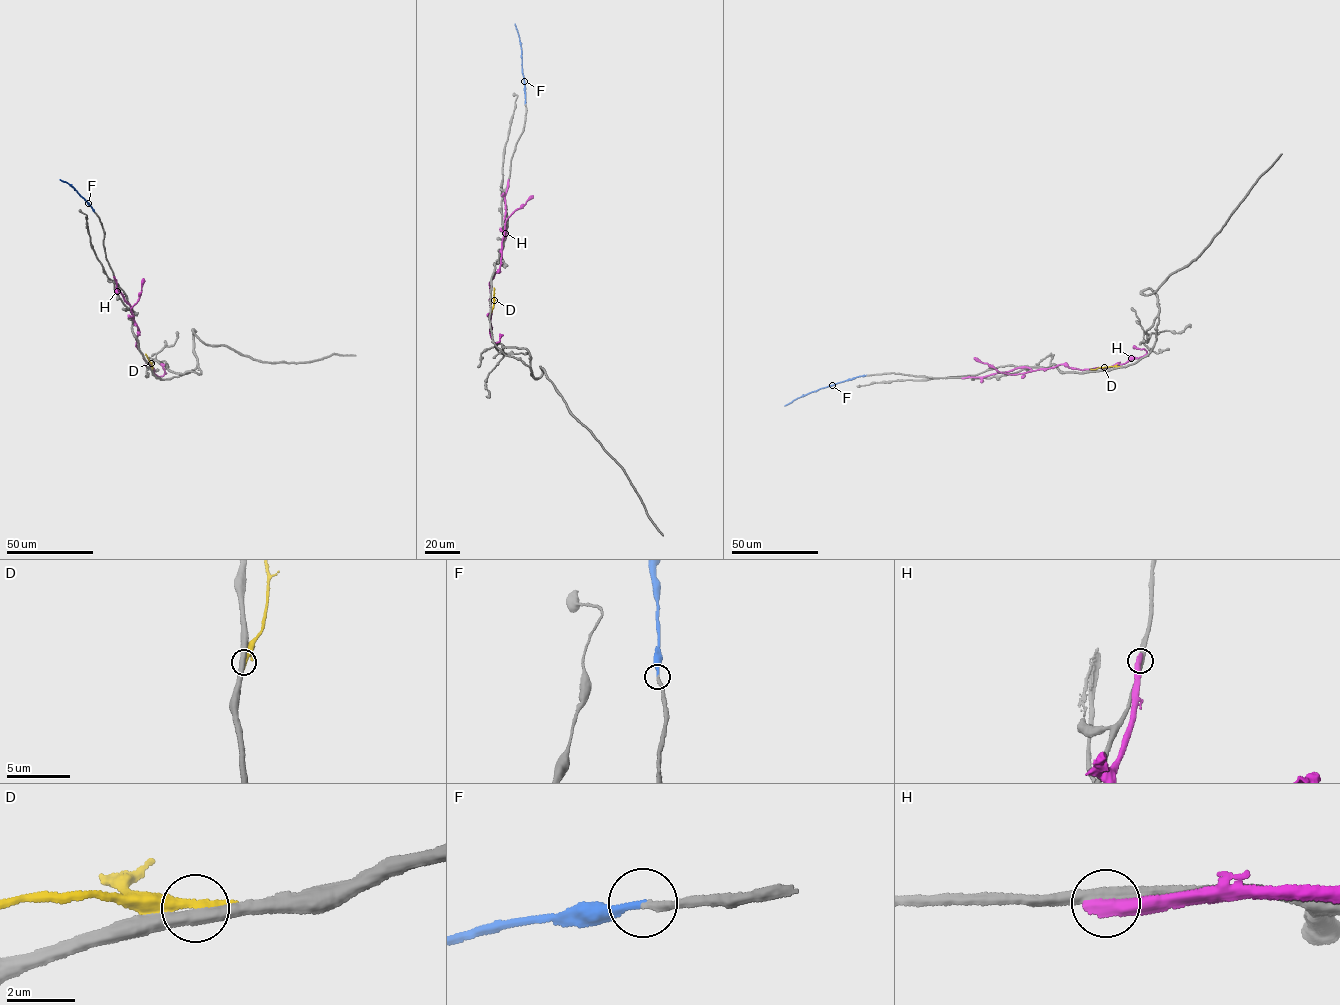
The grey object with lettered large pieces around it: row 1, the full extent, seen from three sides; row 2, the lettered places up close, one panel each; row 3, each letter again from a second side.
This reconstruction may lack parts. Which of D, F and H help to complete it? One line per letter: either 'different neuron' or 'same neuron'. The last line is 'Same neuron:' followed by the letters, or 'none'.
D: different neuron
F: same neuron
H: different neuron
Same neuron: F

